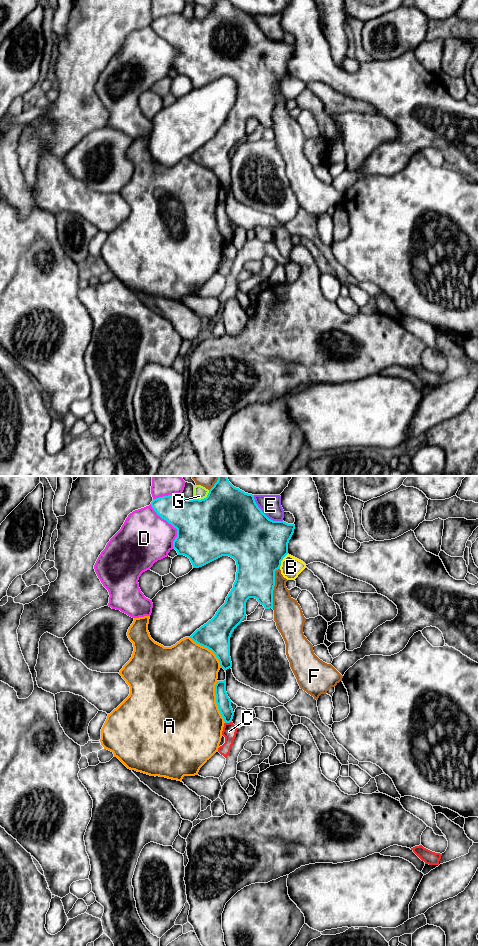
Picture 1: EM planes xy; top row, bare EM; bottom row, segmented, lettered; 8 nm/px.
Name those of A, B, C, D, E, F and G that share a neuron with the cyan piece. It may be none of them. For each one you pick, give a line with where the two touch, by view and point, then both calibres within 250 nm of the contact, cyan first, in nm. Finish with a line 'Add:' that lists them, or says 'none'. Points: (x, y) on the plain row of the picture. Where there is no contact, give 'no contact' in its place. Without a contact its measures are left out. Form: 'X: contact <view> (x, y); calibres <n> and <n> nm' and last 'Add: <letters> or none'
Add: none

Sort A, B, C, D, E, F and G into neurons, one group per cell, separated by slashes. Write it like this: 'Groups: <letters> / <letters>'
Groups: A / B / C / D / E / F / G

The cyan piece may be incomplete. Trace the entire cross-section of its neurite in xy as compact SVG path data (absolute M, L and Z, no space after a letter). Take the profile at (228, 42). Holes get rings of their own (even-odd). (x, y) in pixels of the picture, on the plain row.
M217 0L204 19L187 20L168 15L153 19L151 26L162 39L177 49L173 69L188 77L193 88L202 87L222 76L236 81L233 108L215 136L197 149L190 158L211 170L225 191L232 187L230 157L246 136L246 122L255 118L265 129L273 129L275 91L288 74L288 63L295 45L269 39L255 22L254 15L234 7L229 0Z

